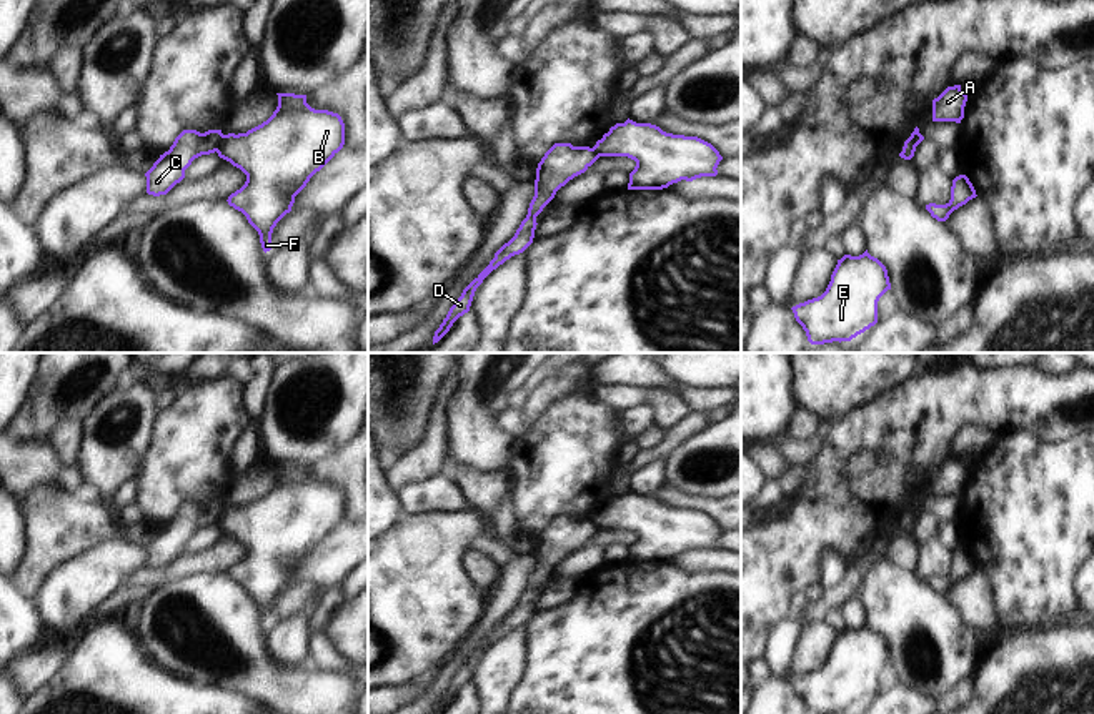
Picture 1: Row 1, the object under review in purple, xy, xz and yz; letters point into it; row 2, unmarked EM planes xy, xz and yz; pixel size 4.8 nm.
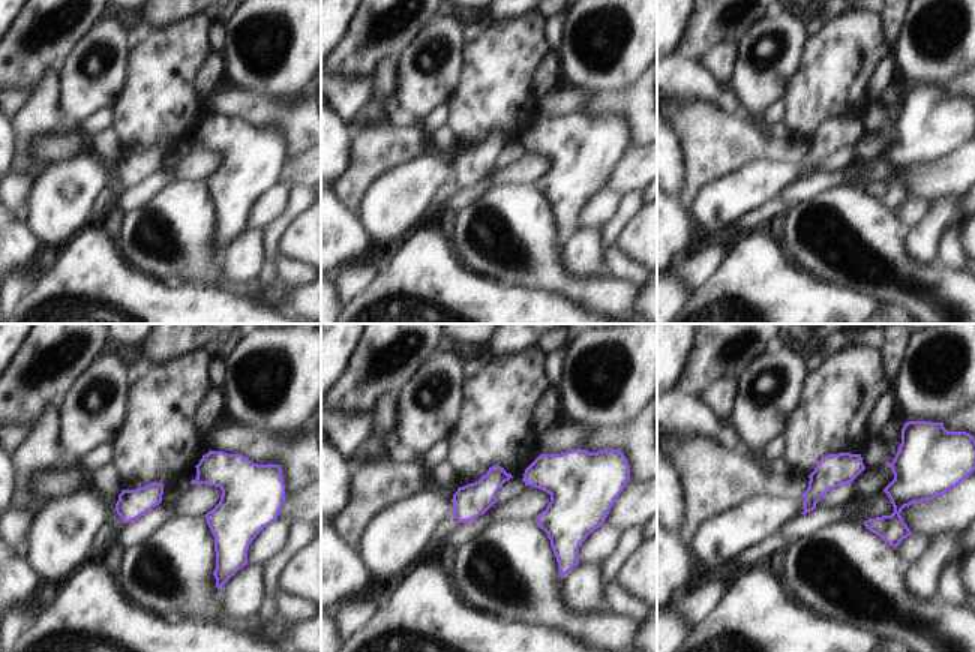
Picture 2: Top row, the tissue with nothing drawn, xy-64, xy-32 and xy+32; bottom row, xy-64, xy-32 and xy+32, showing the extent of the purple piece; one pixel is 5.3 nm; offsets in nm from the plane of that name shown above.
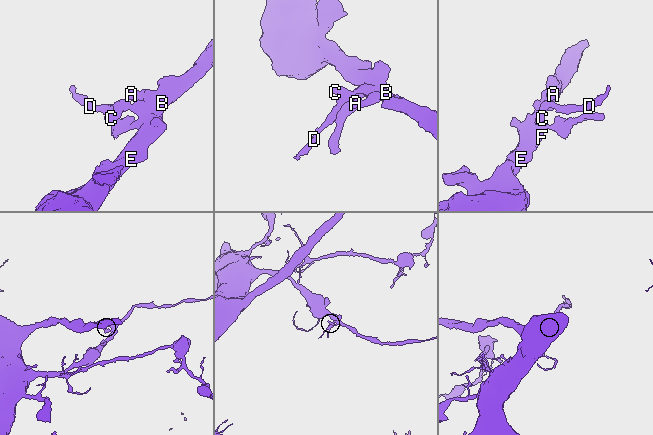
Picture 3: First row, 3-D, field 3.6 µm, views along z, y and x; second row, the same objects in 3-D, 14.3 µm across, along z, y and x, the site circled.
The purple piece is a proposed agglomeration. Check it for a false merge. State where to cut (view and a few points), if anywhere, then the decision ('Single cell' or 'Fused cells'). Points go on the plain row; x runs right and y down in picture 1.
Split along xy (223, 508), (215, 523). Fused cells

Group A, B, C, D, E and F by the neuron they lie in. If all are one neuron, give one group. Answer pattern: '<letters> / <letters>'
A B E F / C D

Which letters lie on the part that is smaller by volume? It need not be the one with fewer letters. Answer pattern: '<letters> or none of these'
C, D

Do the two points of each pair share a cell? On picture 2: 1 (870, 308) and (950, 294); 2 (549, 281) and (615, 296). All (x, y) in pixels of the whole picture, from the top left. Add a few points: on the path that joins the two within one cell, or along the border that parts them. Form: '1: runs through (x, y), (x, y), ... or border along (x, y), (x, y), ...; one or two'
1: border along (854, 288), (887, 305); two
2: runs through (566, 285), (588, 293), (599, 293); one

